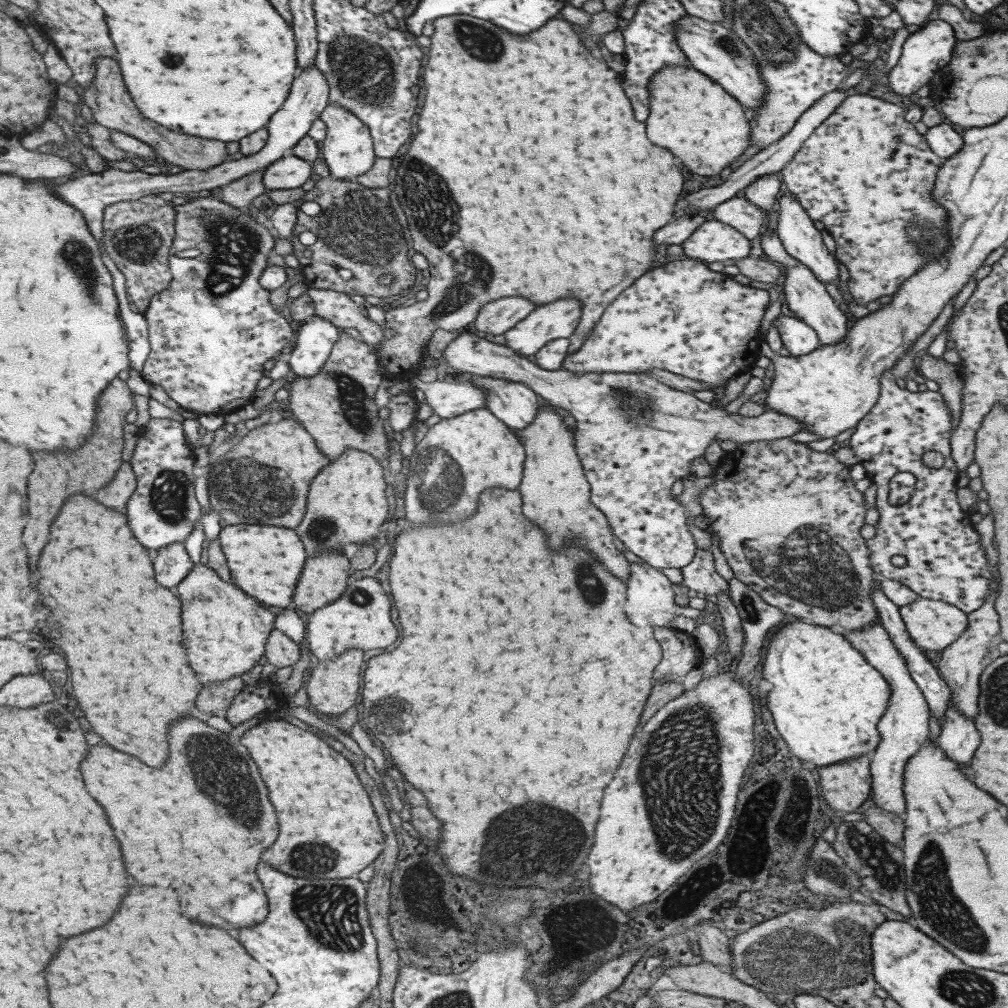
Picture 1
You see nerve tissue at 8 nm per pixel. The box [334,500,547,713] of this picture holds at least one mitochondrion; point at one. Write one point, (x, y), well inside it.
(360, 597)

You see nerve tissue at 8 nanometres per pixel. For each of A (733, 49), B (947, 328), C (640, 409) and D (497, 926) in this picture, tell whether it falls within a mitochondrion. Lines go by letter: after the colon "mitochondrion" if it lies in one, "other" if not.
A: mitochondrion
B: other
C: mitochondrion
D: other

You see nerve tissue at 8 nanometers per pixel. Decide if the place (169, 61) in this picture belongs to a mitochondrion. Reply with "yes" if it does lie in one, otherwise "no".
yes

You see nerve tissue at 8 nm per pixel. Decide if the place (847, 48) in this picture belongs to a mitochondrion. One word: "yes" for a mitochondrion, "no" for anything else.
no

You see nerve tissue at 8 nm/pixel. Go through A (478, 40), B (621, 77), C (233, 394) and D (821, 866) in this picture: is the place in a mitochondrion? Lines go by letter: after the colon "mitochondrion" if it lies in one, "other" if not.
A: mitochondrion
B: other
C: other
D: mitochondrion

